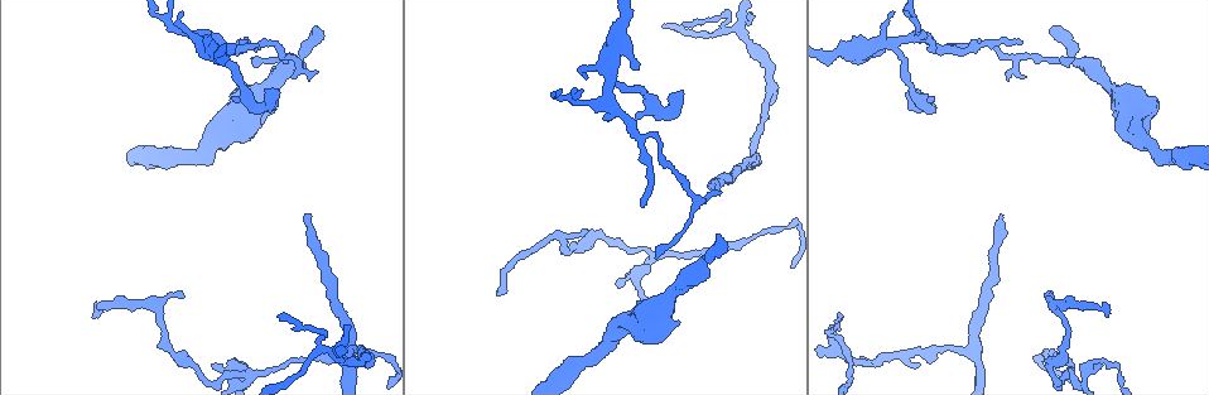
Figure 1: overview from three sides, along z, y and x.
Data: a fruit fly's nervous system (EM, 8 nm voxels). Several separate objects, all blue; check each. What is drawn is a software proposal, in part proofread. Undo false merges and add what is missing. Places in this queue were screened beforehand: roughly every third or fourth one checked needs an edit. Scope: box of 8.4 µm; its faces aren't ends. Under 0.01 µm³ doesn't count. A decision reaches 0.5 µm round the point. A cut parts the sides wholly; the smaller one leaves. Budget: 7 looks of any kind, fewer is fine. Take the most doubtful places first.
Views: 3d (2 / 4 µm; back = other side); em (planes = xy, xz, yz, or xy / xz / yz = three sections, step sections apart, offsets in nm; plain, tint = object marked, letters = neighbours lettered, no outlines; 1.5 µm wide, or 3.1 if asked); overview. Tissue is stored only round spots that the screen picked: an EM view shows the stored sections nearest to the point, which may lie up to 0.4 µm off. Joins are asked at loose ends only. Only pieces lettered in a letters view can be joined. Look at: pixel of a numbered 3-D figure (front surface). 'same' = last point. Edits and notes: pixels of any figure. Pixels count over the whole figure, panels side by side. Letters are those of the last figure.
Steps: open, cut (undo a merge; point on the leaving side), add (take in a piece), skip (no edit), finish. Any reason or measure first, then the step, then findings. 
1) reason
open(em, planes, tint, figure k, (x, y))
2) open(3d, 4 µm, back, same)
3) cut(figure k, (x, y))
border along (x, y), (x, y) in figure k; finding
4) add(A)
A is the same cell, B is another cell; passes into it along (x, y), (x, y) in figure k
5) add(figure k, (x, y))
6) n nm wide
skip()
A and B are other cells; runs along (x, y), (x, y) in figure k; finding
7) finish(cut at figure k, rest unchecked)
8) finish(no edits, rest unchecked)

sharp bend
open(3d, 4 µm, figure 1, (917, 21))

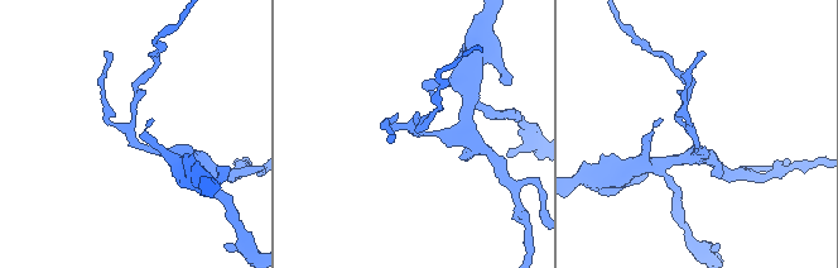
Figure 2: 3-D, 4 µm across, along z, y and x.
open(em, planes, letters, figure 2, (131, 131))

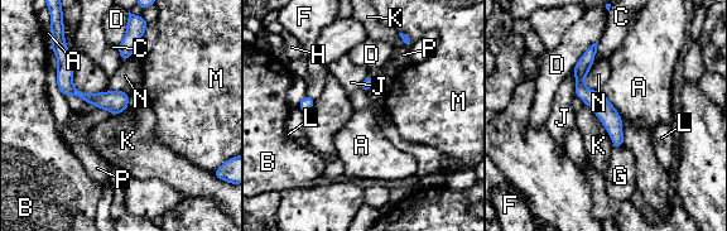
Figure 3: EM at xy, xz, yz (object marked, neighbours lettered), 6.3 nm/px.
skip()
A, B, C, D, F, G, H, J, K, L, M, N and P are other cells; runs along (593, 48), (581, 87), (617, 144) in figure 3; continuous, no second cell

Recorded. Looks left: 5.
tapers out
open(3d, 2 µm, figure 1, (655, 258))

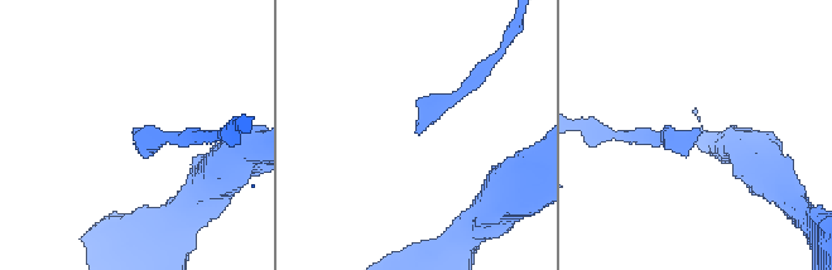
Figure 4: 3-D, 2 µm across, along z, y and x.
open(em, planes, letters, figure 4, (419, 133))

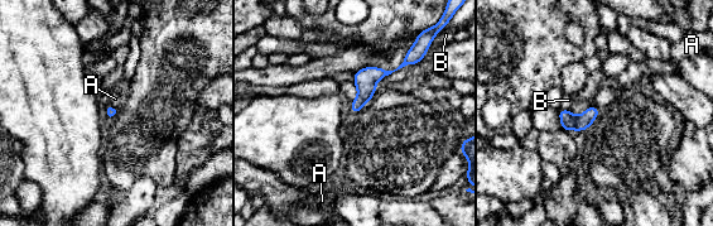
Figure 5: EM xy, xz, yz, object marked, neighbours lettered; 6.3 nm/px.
B touches over 340 nm
skip()
A and B are other cells; runs along (410, 61), (379, 73), (353, 109) in figure 5; no lettered piece goes on from it

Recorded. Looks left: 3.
a fork
open(em, planes, letters, figure 1, (967, 347))

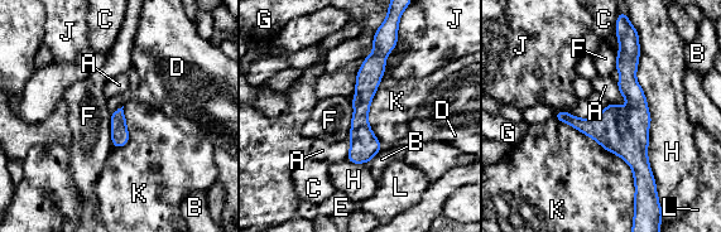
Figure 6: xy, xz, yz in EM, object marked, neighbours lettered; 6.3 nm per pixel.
H touches over 950 nm
skip()
A, B, C, D, E, F, G, H, J, K and L are other cells; runs along (621, 42), (634, 95), (639, 180) in figure 6; one cell here

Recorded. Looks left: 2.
finish(no edits, rest unchecked)

